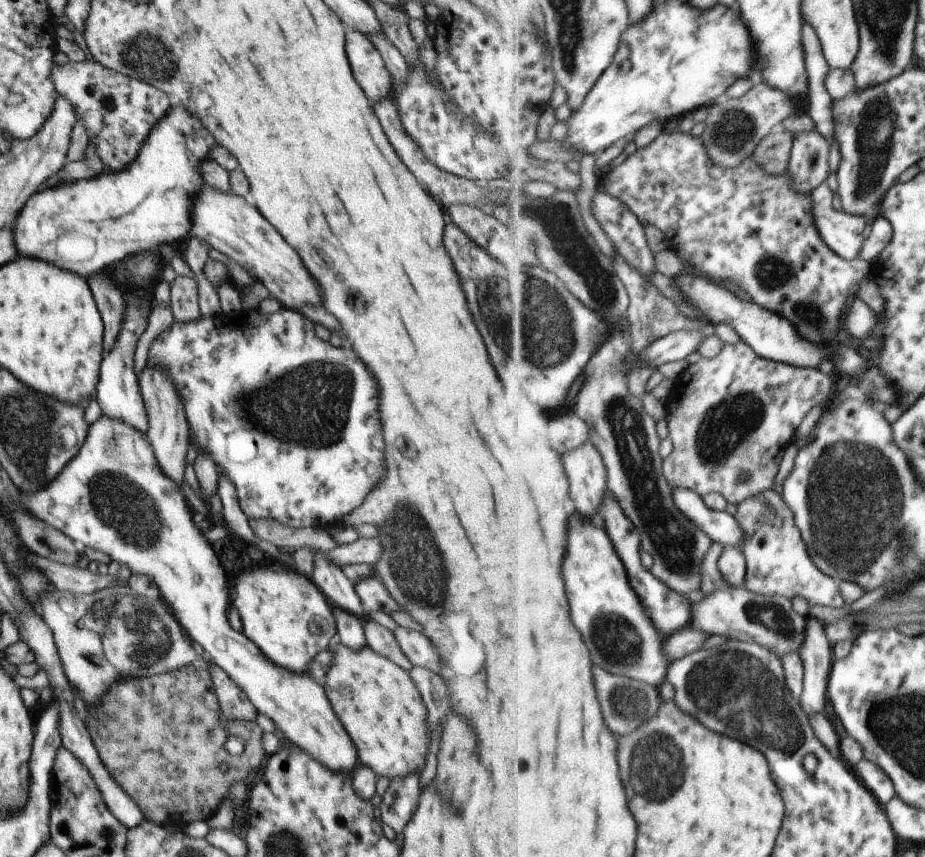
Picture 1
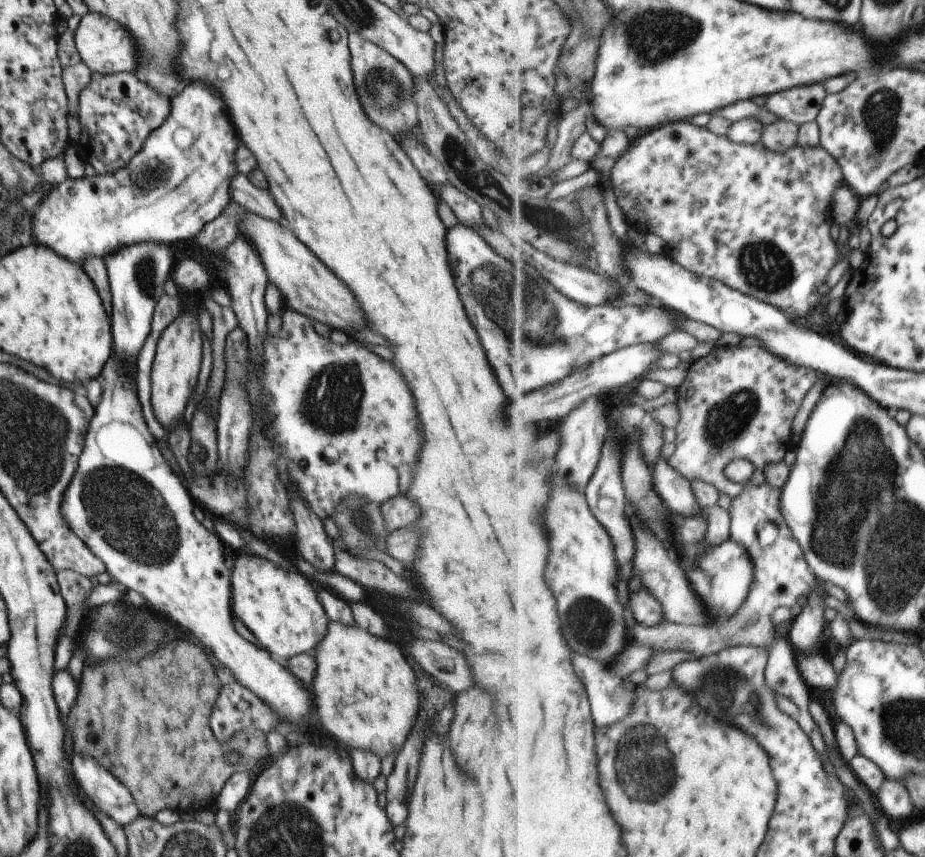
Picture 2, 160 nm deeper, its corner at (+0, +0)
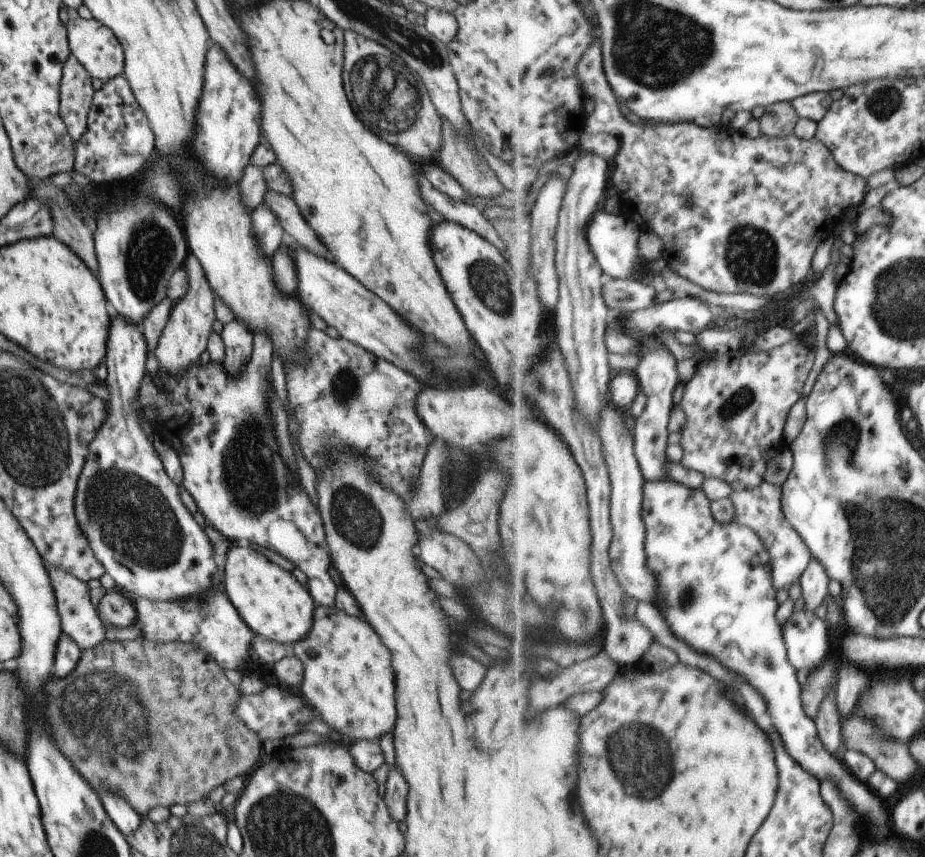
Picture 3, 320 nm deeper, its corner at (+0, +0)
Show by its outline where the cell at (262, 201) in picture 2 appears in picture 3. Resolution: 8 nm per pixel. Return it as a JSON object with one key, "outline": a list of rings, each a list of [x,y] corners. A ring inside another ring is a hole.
{"outline":[[[273,192],[265,194],[265,204],[273,210],[273,214],[277,216],[279,224],[283,226],[285,234],[303,250],[309,250],[313,254],[319,254],[319,250],[323,248],[323,244],[319,242],[319,238],[315,236],[315,232],[309,230],[307,222],[301,218],[295,202],[287,196],[279,196]]]}

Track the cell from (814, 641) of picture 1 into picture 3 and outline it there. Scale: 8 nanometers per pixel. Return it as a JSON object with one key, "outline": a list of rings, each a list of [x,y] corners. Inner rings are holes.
{"outline":[[[812,559],[800,580],[805,601],[804,608],[816,613],[819,606],[827,603],[827,598],[830,596],[829,584],[831,584],[831,578],[827,570],[819,564],[819,560]]]}

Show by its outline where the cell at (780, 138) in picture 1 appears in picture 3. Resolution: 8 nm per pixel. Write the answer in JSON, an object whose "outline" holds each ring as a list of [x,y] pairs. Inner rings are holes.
{"outline":[[[782,101],[766,108],[760,119],[762,135],[769,138],[791,136],[797,128],[800,117],[791,101]]]}

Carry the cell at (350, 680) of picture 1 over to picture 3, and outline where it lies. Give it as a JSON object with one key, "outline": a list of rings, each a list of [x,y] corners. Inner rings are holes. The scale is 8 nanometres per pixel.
{"outline":[[[317,605],[313,610],[309,634],[303,640],[293,642],[288,648],[288,653],[301,660],[303,674],[299,688],[305,702],[332,728],[335,737],[349,744],[361,739],[375,741],[389,730],[393,730],[395,684],[393,684],[393,670],[389,664],[389,652],[379,642],[379,638],[375,636],[375,632],[369,628],[367,622],[344,614],[341,610]]]}

